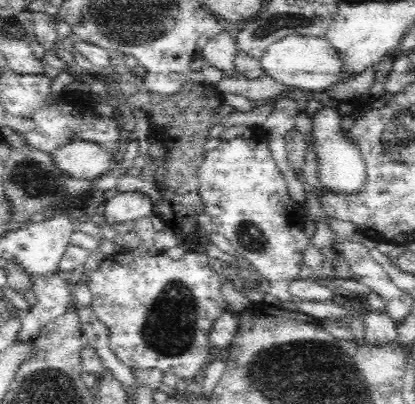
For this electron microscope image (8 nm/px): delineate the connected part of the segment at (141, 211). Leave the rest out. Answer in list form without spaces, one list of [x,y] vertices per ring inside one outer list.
[[[140,190],[119,192],[106,200],[101,213],[111,225],[114,221],[135,221],[154,215],[154,203],[146,192]]]

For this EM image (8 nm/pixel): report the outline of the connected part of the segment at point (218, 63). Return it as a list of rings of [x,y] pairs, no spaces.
[[[227,33],[210,38],[202,52],[207,66],[218,68],[223,76],[236,74],[236,57],[239,54],[234,39]]]

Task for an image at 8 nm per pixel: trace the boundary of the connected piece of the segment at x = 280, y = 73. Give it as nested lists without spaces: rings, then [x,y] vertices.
[[[290,35],[270,47],[259,60],[261,68],[282,85],[302,91],[323,91],[346,78],[346,63],[325,36]]]

